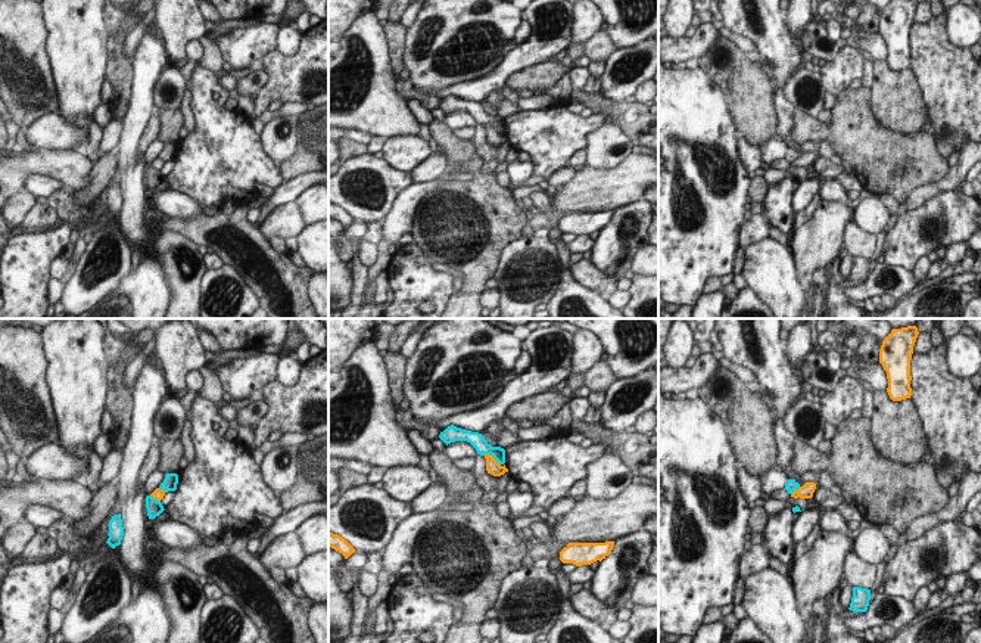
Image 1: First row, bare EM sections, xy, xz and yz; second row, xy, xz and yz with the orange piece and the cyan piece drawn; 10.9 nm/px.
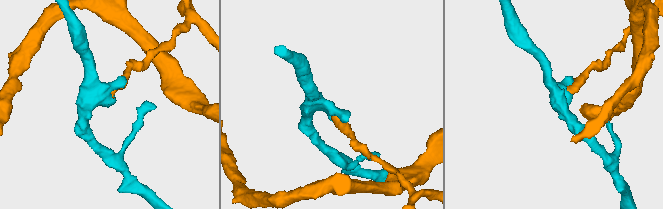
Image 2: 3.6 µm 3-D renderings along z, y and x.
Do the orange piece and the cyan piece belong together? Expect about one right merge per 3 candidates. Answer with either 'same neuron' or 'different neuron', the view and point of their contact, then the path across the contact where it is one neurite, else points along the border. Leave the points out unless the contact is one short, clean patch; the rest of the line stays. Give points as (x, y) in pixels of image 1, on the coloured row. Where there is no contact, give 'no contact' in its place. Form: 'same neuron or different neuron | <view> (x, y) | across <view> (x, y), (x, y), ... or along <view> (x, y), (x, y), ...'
different neuron | xz (492, 457) | along xz (483, 454), (489, 454), (500, 465)

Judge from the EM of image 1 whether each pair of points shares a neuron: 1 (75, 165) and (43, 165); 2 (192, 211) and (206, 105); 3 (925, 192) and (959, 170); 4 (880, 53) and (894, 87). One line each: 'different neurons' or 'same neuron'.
1: same neuron
2: different neurons
3: same neuron
4: different neurons

